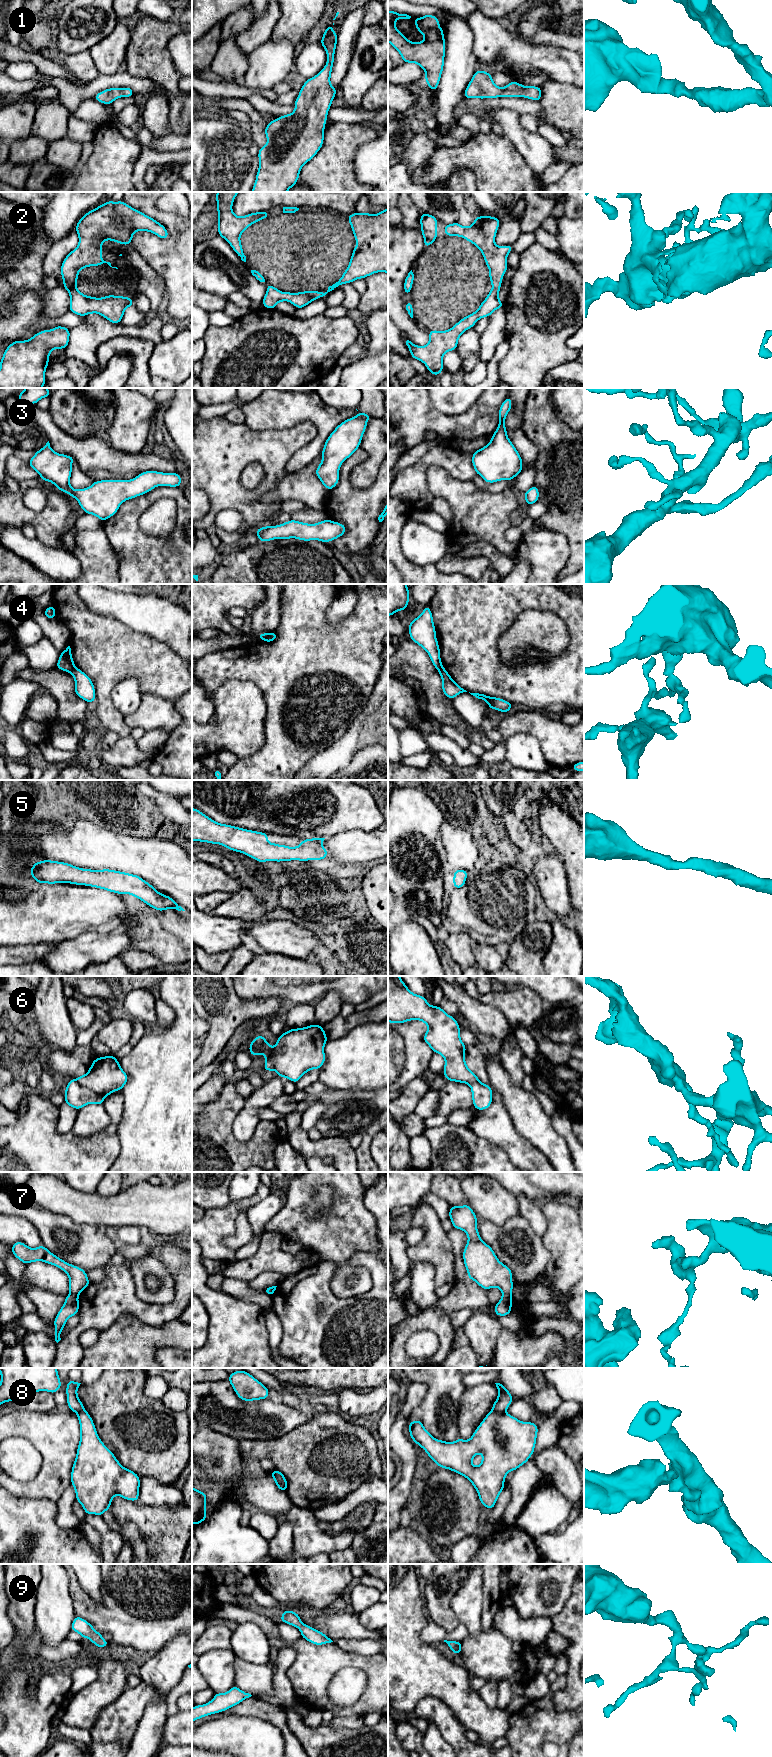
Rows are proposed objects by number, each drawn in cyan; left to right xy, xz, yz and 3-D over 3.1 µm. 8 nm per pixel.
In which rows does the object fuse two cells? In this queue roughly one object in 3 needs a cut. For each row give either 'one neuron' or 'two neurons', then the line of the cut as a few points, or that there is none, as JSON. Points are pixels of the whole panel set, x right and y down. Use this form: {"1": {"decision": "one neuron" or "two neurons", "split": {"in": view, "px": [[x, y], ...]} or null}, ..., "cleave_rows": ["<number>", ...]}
{"1": {"decision": "one neuron", "split": null}, "2": {"decision": "one neuron", "split": null}, "3": {"decision": "one neuron", "split": null}, "4": {"decision": "two neurons", "split": {"in": "xy", "px": [[74, 666], [69, 671]]}}, "5": {"decision": "one neuron", "split": null}, "6": {"decision": "two neurons", "split": {"in": "xy", "px": [[74, 1079], [80, 1085], [104, 1096]]}}, "7": {"decision": "two neurons", "split": {"in": "xy", "px": [[70, 1293], [77, 1297]]}}, "8": {"decision": "two neurons", "split": {"in": "yz", "px": [[492, 1410], [504, 1412]]}}, "9": {"decision": "one neuron", "split": null}, "cleave_rows": ["4", "6", "7", "8"]}

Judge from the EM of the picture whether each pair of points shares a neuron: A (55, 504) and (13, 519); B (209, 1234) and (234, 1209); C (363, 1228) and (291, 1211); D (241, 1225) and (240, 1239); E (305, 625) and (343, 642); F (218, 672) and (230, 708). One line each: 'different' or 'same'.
A: same
B: same
C: same
D: same
E: same
F: different

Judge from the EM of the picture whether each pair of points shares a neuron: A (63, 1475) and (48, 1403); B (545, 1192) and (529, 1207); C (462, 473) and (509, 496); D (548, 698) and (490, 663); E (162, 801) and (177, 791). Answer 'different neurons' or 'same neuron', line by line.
A: different neurons
B: different neurons
C: different neurons
D: same neuron
E: different neurons

